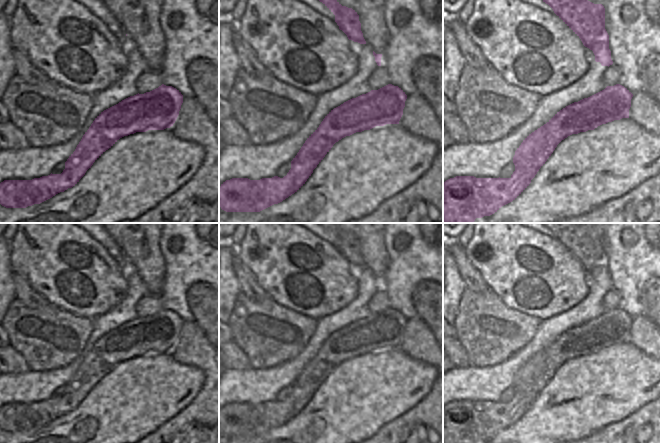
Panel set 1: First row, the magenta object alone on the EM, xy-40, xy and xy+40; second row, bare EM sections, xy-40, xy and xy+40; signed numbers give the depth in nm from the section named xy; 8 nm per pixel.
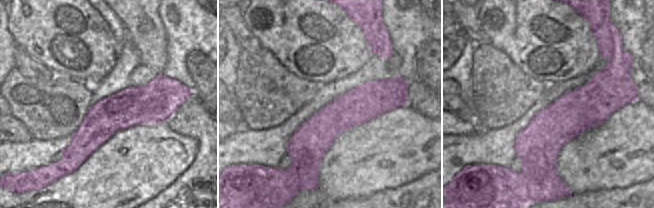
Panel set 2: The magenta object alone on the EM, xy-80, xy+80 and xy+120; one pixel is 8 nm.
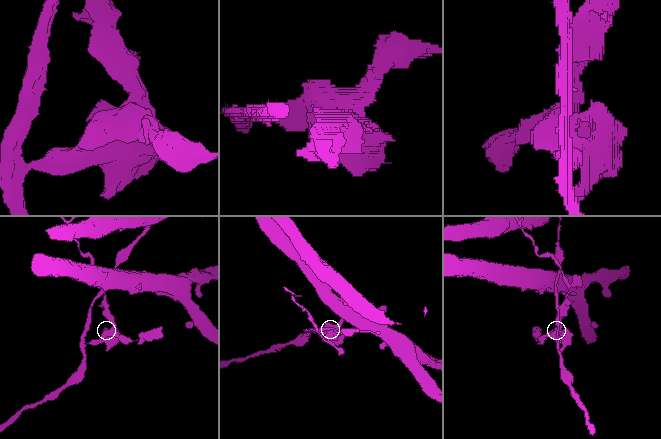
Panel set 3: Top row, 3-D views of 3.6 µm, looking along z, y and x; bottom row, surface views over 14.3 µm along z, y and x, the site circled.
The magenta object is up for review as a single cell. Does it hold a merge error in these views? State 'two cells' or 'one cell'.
two cells

